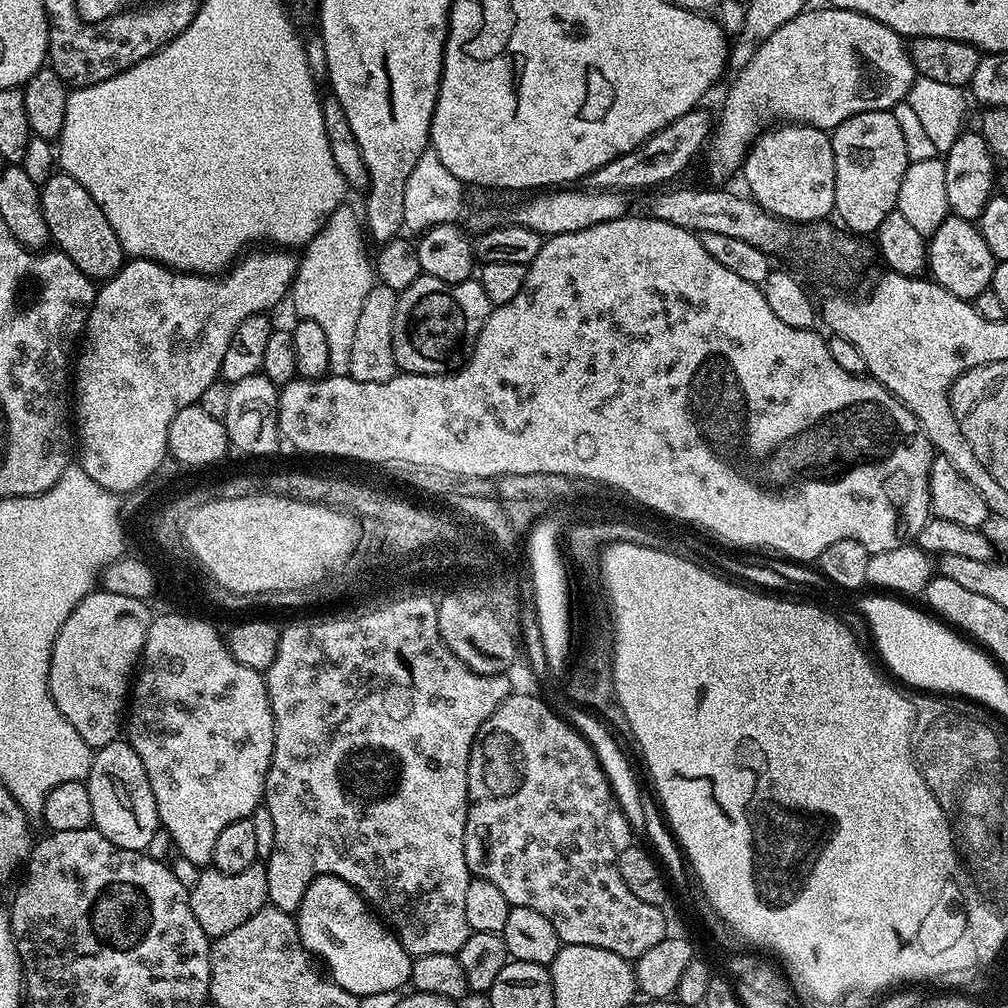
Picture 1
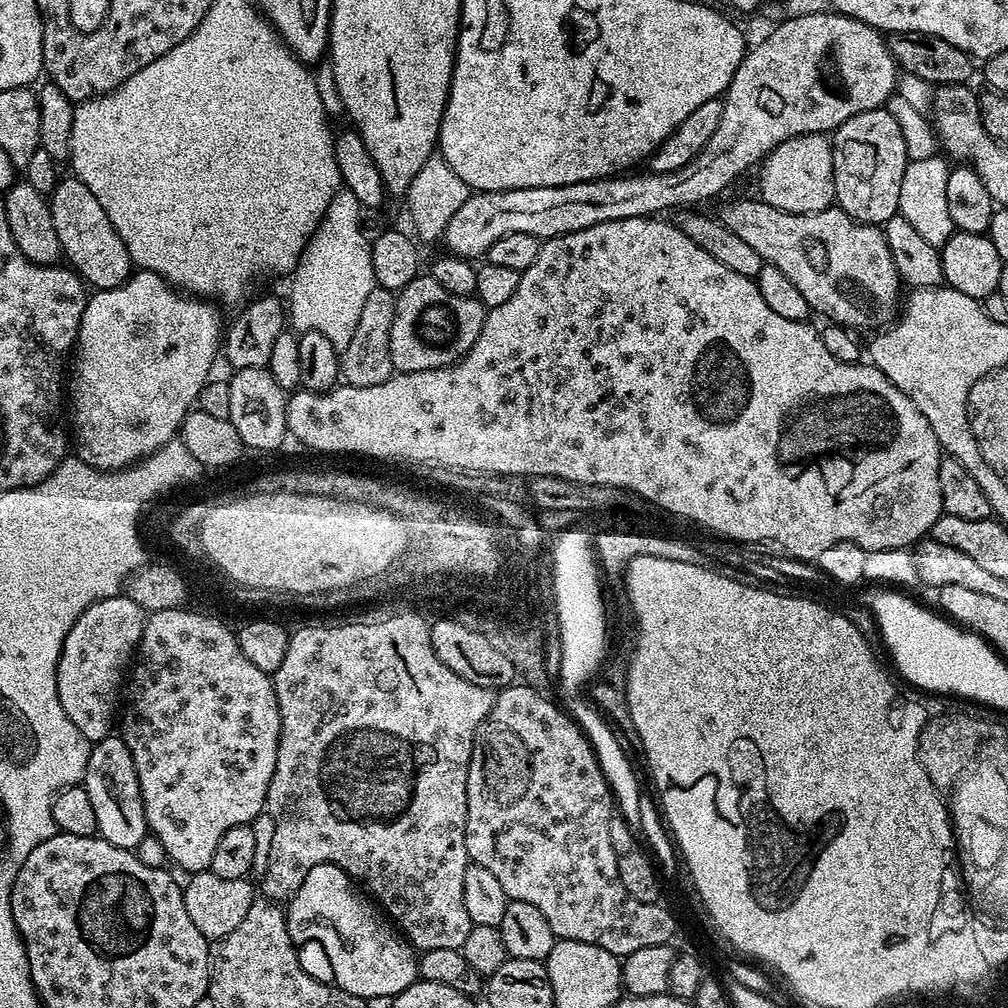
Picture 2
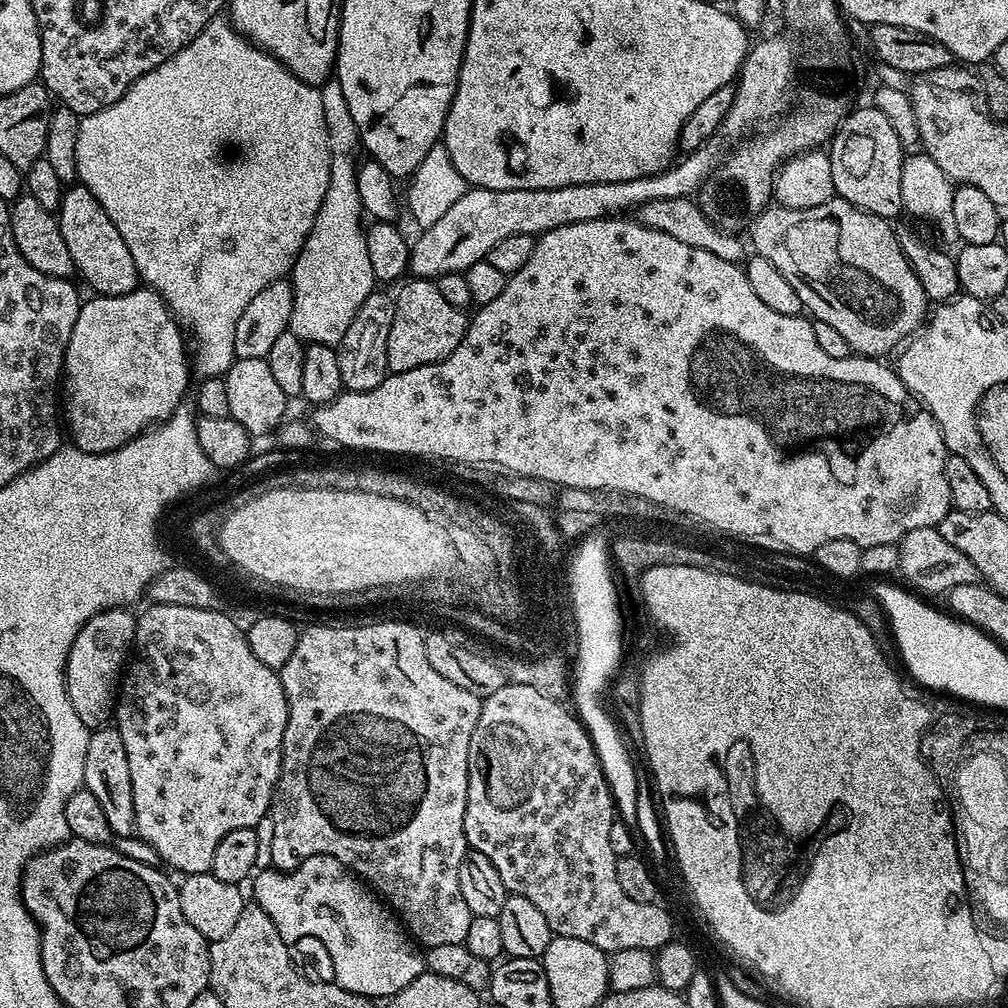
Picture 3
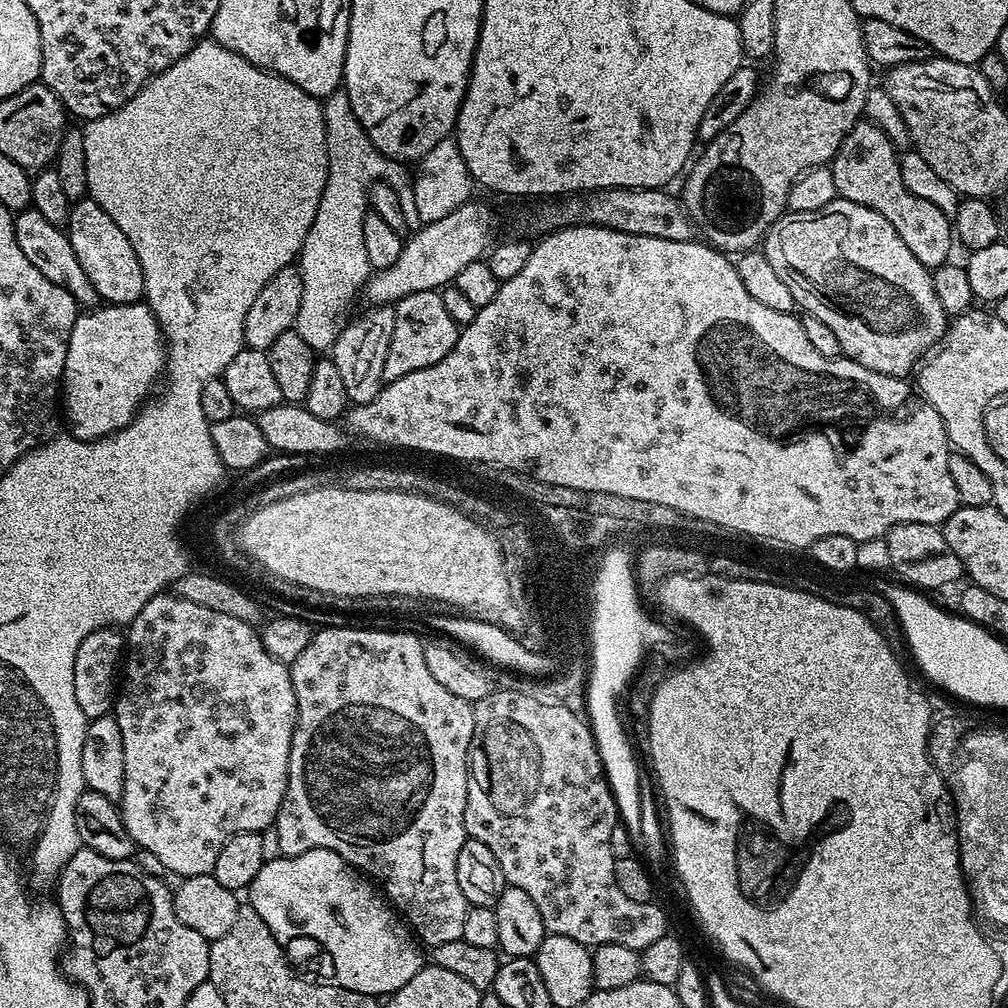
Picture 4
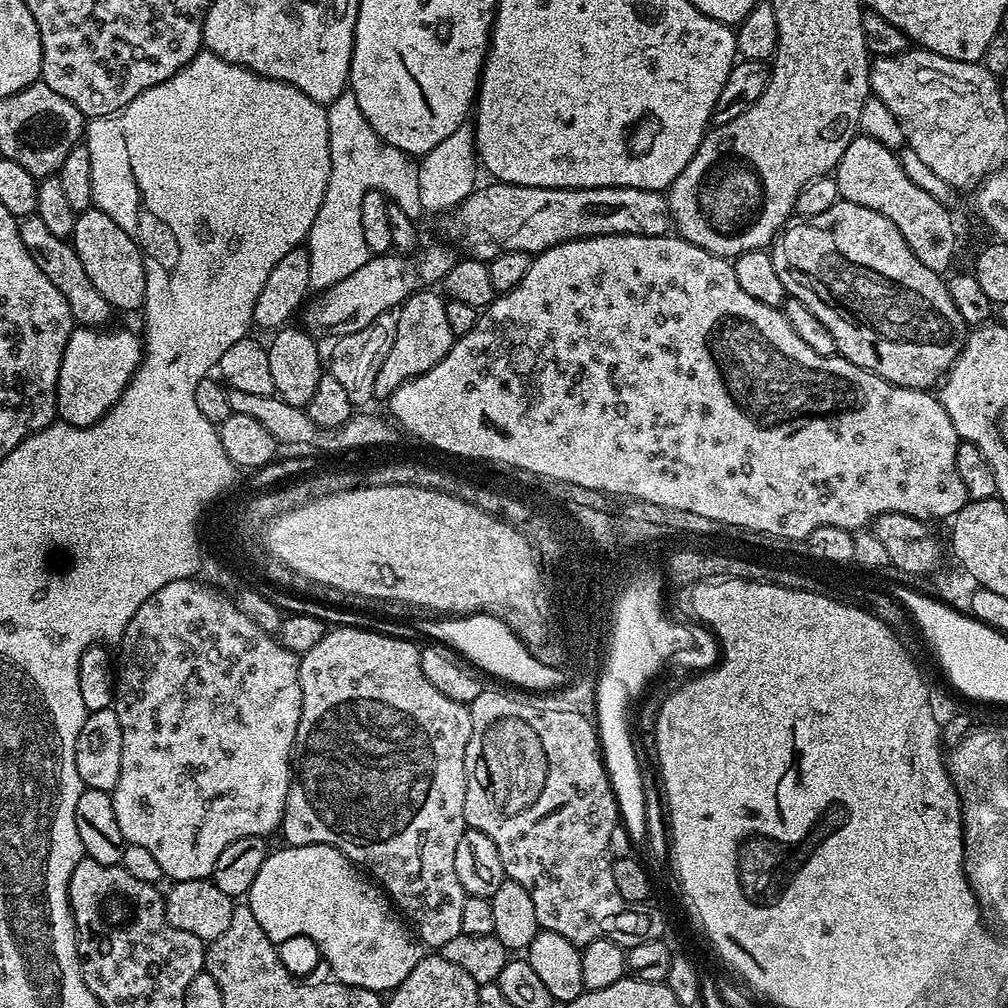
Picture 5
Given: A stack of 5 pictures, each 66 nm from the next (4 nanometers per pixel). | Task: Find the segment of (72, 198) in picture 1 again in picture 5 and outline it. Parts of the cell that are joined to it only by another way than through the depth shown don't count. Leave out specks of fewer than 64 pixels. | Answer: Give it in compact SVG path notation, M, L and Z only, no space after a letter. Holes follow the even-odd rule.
M95 206L79 213L74 222L74 230L70 237L72 249L78 254L90 282L98 289L98 294L110 302L114 310L120 308L124 312L143 309L144 295L146 294L146 270L144 269L144 256L140 247L106 214L101 208Z

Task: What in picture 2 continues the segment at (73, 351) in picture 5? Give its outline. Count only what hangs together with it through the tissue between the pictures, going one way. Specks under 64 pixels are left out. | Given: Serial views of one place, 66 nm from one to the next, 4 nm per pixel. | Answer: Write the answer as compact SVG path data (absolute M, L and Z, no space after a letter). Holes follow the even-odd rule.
M143 270L133 271L132 275L128 277L128 281L122 286L101 288L89 295L86 306L82 310L82 318L74 345L76 377L73 380L71 377L70 380L70 424L74 429L74 452L76 448L75 455L79 459L84 460L90 466L105 470L127 468L128 465L135 464L145 456L151 456L179 433L180 425L184 423L184 417L193 411L194 405L200 399L201 390L213 375L212 363L215 362L216 356L218 360L218 353L222 348L222 324L220 328L219 310L221 311L215 303L191 294L181 294L167 280L163 280L158 273Z

